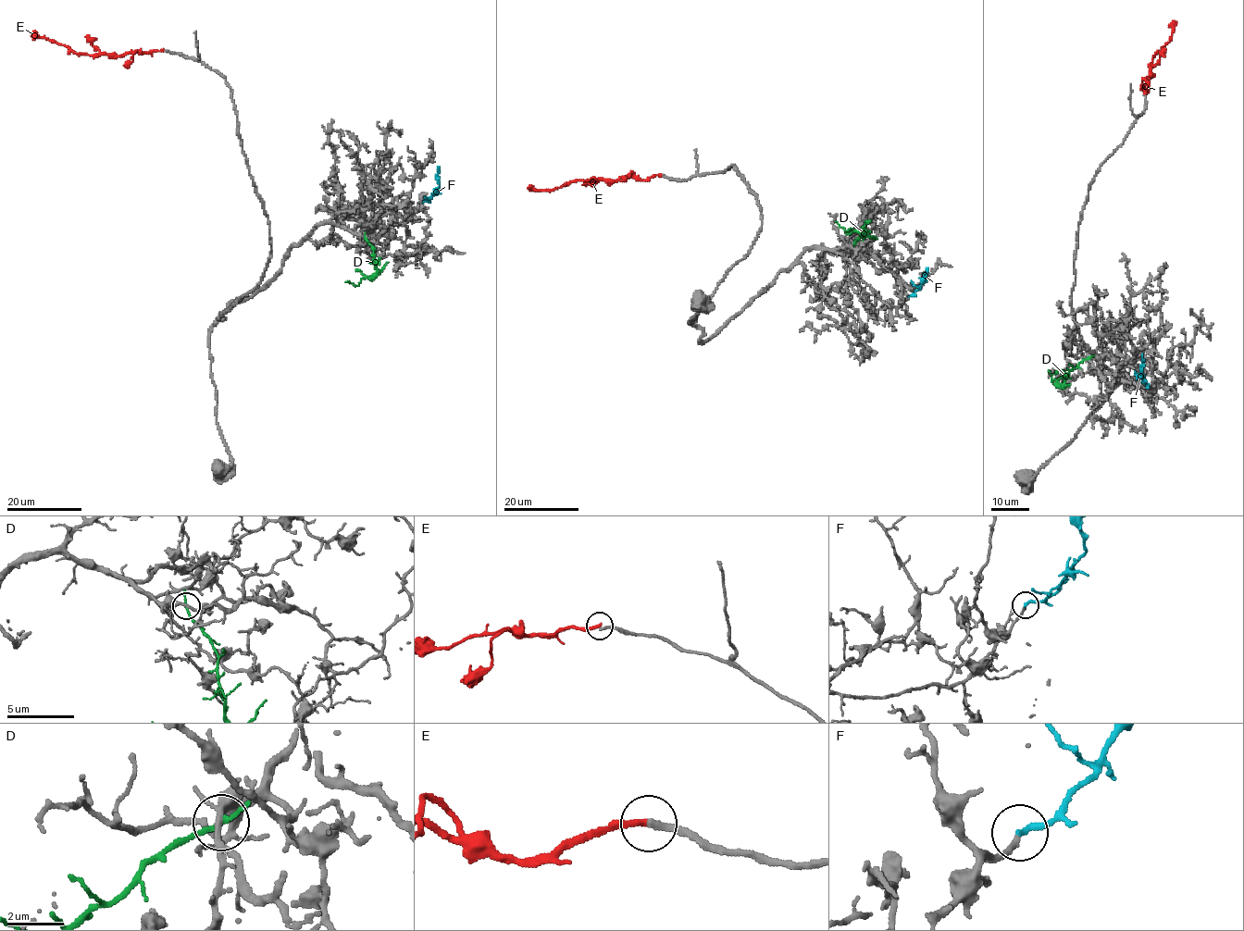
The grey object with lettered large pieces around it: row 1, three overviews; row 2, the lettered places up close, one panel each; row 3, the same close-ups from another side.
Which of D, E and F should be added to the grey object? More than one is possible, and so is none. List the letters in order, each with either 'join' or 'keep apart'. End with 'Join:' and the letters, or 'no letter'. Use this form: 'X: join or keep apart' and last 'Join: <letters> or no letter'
D: keep apart
E: keep apart
F: join
Join: F

